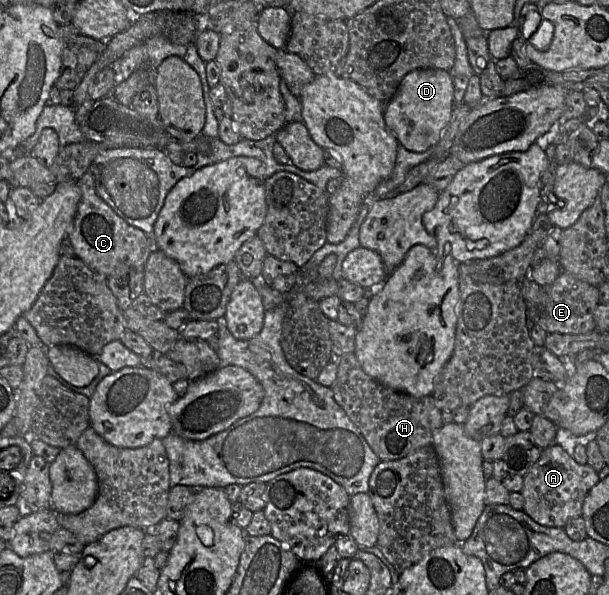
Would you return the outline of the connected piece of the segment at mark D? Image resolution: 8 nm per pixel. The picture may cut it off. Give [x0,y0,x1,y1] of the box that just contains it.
[384,69,454,152]

